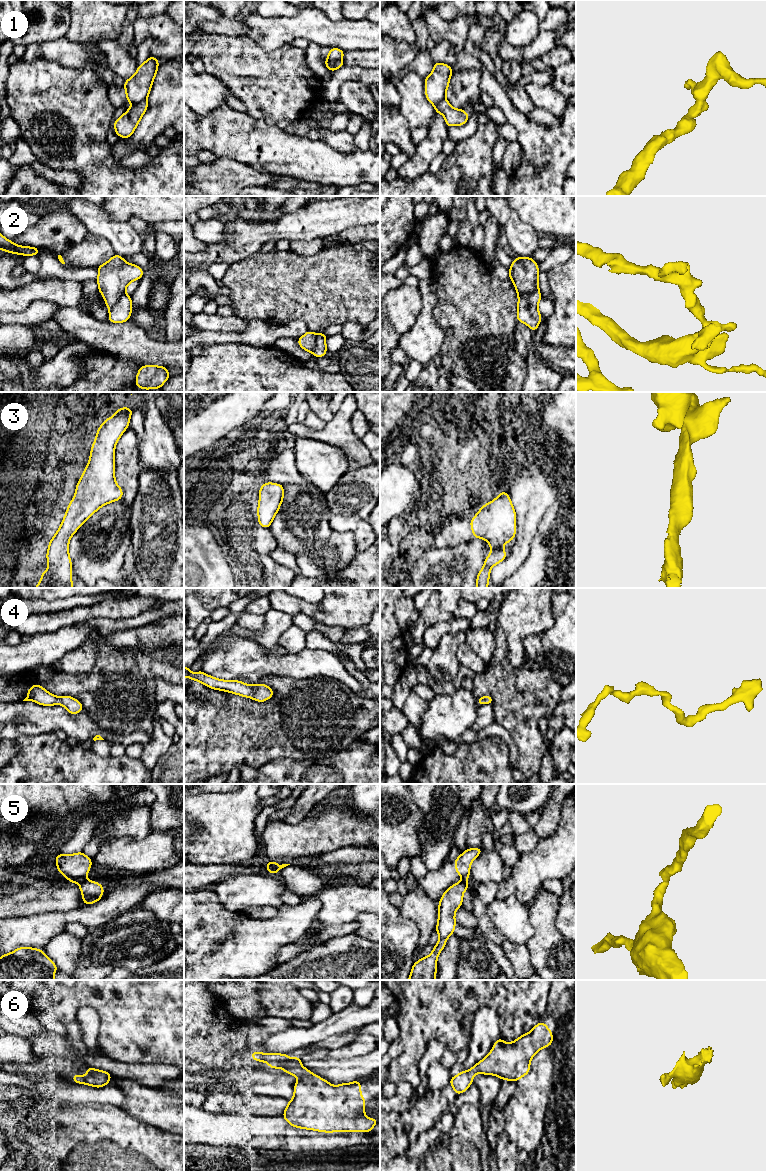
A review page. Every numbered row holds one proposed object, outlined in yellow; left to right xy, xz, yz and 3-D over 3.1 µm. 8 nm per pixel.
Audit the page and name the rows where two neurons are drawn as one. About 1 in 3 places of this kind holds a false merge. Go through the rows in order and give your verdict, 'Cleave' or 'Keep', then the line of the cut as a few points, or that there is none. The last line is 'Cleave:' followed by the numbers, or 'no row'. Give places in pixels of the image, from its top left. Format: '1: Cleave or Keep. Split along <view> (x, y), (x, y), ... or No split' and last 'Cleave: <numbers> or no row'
1: Cleave. Split along xy (146, 99), (133, 104)
2: Cleave. Split along yz (538, 290), (518, 296)
3: Keep. No split
4: Keep. No split
5: Cleave. Split along xy (83, 879), (79, 883)
6: Keep. No split
Cleave: 1, 2, 5

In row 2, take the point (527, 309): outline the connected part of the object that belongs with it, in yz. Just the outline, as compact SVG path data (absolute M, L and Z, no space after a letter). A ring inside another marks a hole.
M539 291L529 295L518 296L517 321L529 326L533 333L537 330L542 320L538 310L541 298Z

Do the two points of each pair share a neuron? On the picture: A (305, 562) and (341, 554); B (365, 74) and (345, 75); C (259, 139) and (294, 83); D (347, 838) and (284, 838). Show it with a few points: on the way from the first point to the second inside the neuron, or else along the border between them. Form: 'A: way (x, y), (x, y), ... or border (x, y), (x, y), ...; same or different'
A: way (314, 562), (324, 560), (332, 554); same
B: way (360, 74), (350, 74); same
C: border (247, 113), (284, 129); different
D: way (331, 838), (300, 838); same

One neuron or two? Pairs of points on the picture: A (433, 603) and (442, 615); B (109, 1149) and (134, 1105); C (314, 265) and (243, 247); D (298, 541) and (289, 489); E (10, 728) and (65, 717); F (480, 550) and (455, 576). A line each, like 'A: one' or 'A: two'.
A: one
B: two
C: two
D: one
E: one
F: one

